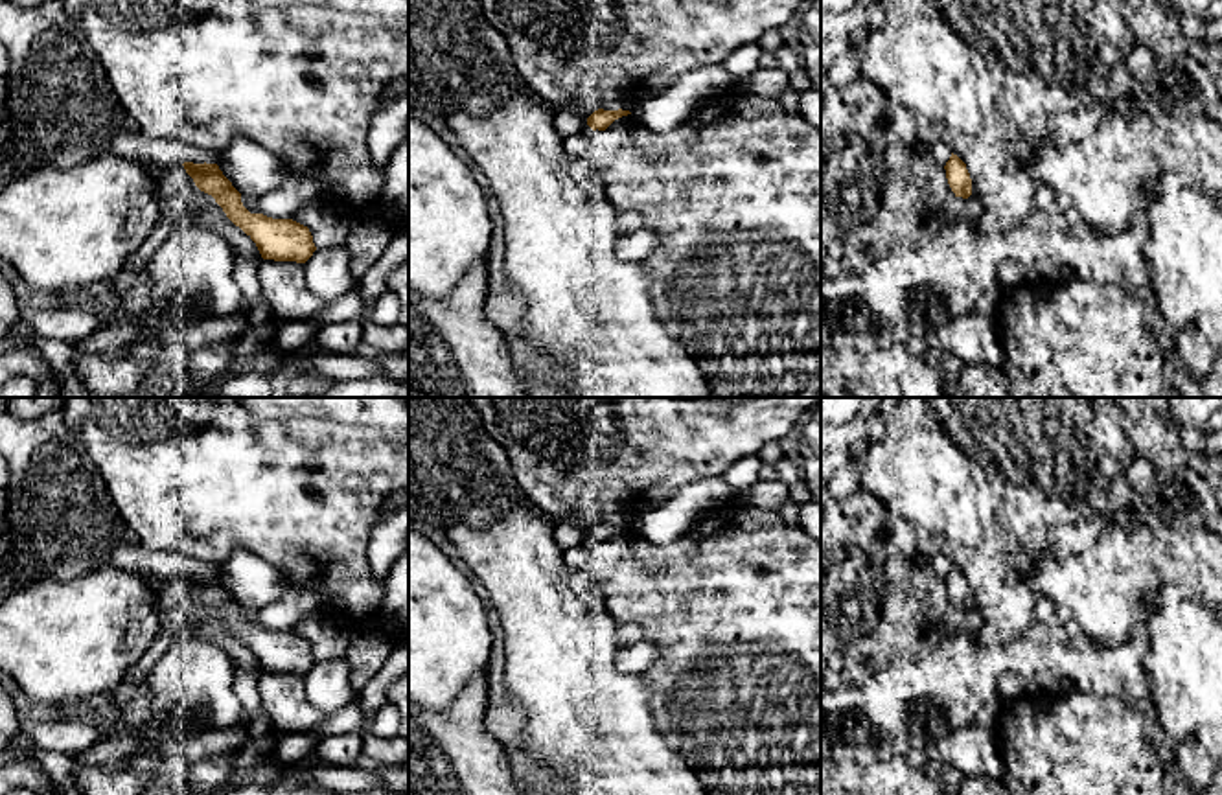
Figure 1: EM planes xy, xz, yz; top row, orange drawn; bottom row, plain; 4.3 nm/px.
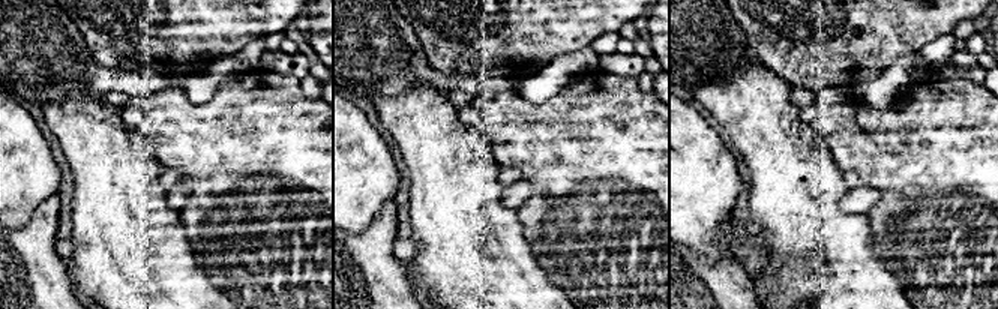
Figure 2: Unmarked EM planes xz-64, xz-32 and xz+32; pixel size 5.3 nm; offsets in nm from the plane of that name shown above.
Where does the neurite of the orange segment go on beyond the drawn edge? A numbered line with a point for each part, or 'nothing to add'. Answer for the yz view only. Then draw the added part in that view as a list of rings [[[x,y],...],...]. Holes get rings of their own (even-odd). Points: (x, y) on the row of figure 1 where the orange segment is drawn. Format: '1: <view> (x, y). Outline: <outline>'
1: yz (941, 151). Outline: [[[944,144],[931,145],[931,151],[933,151],[935,158],[939,160],[939,164],[942,164],[942,166],[946,166],[946,162],[951,156],[951,149]]]

